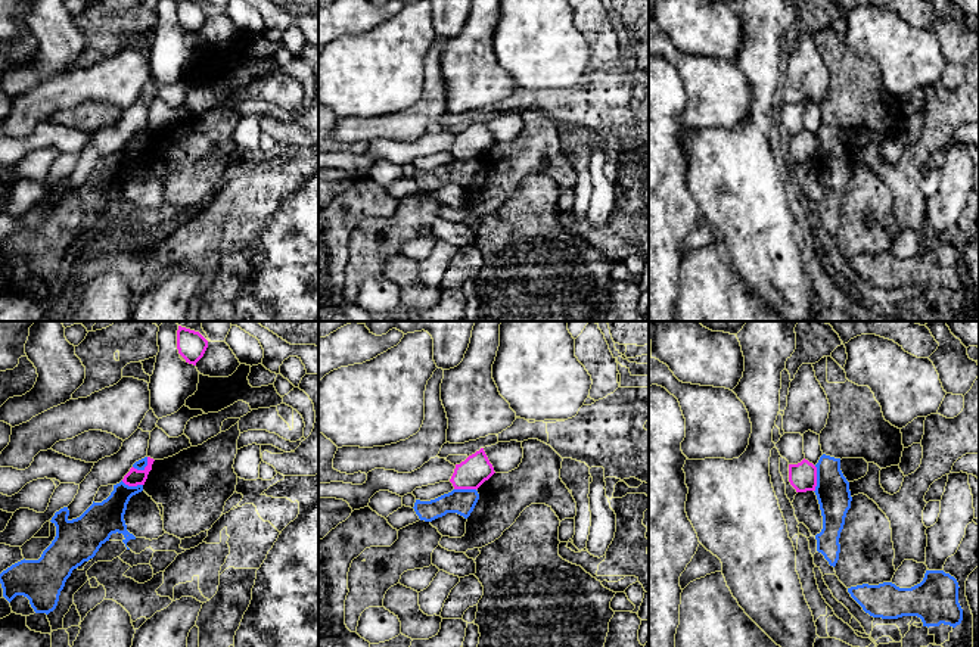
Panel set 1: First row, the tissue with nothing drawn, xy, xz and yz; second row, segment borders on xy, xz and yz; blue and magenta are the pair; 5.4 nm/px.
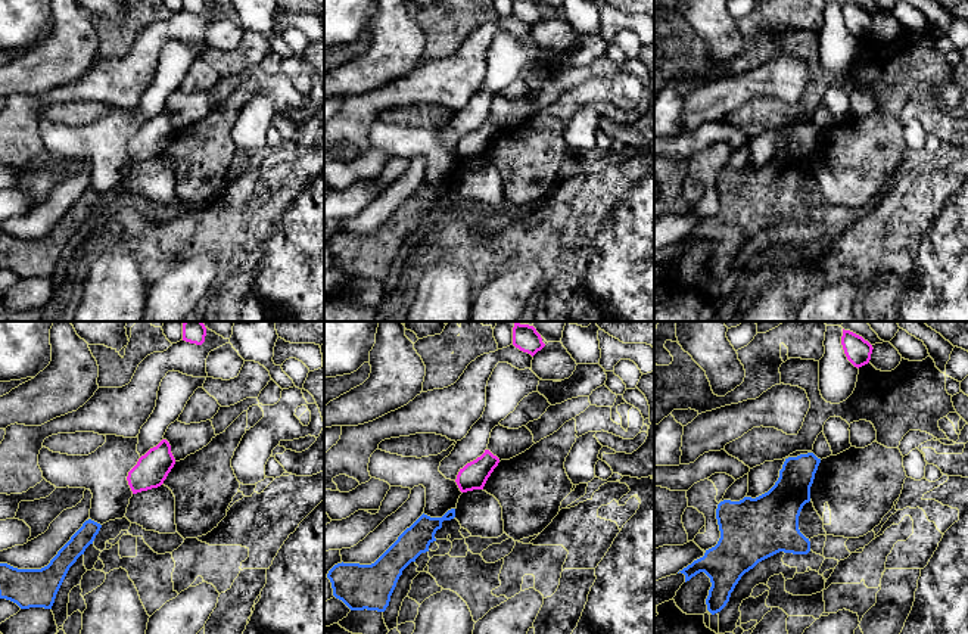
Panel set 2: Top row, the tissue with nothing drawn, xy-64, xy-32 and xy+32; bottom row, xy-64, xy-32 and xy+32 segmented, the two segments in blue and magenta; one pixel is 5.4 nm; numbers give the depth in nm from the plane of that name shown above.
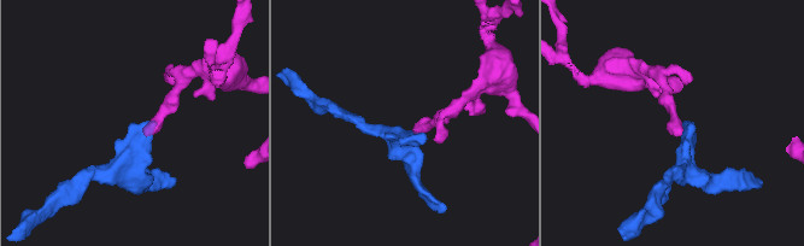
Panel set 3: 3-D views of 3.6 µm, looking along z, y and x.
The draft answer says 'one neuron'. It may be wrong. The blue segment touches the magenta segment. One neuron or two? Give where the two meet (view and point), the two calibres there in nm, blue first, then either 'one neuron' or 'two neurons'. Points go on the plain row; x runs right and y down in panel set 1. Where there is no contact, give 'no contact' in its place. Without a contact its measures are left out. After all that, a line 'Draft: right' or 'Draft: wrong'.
yz (817, 149) | 180/160 nm | two neurons
Draft: wrong

